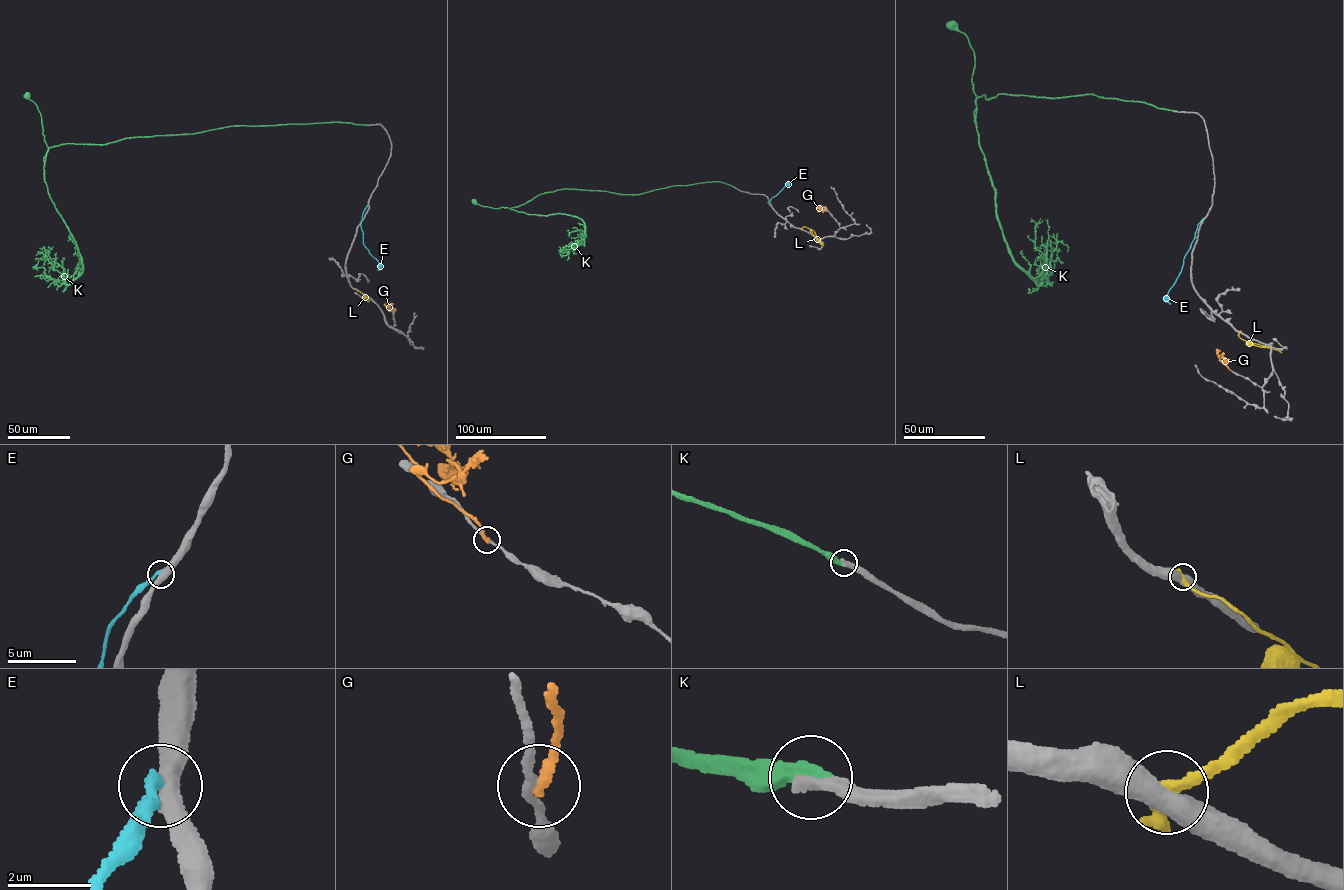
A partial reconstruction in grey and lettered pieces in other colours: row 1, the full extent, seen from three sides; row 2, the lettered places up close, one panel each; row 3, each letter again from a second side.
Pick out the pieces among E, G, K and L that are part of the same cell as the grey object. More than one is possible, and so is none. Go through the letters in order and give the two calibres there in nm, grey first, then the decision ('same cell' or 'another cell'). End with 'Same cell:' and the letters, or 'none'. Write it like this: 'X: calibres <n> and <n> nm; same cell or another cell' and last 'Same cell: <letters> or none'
E: calibres 440 and 300 nm; another cell
G: calibres 190 and 220 nm; another cell
K: calibres 360 and 440 nm; same cell
L: calibres 500 and 360 nm; another cell
Same cell: K

